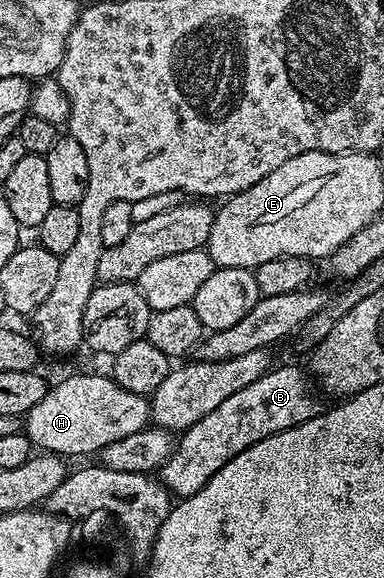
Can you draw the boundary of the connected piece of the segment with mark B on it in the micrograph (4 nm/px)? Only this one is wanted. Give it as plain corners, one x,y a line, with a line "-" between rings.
280,365
264,373
255,383
251,383
251,387
235,391
231,399
223,399
211,415
203,415
199,423
180,434
181,439
179,437
176,442
173,454
159,470
160,480
174,498
195,495
195,491
202,489
211,475
219,471
219,467
231,463
239,451
247,451
247,447
279,431
307,423
307,419
322,412
323,404
317,398
318,390
310,374
302,366
301,370
297,365

